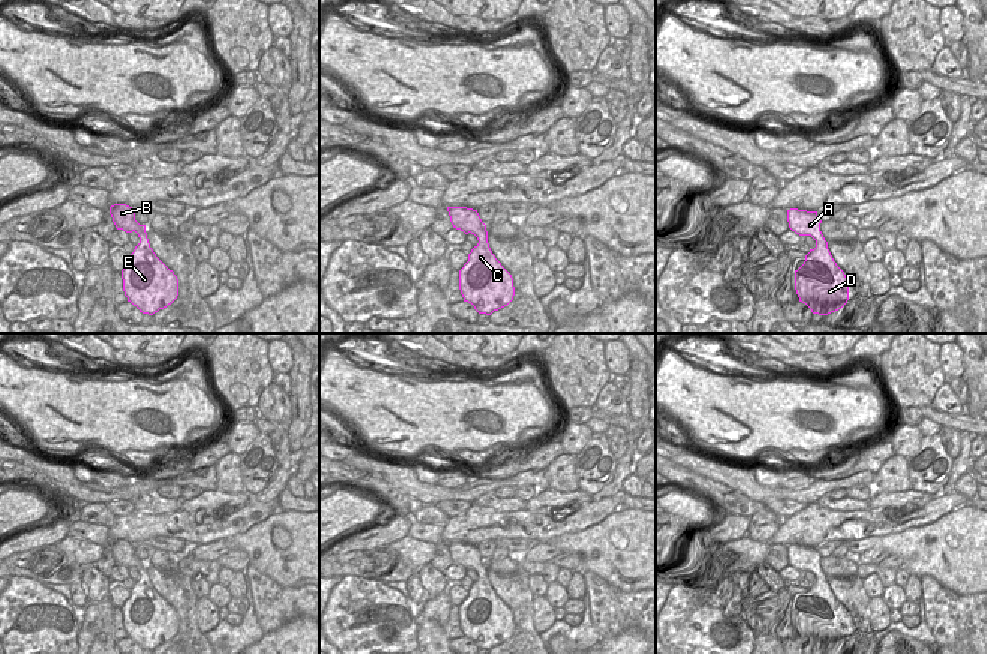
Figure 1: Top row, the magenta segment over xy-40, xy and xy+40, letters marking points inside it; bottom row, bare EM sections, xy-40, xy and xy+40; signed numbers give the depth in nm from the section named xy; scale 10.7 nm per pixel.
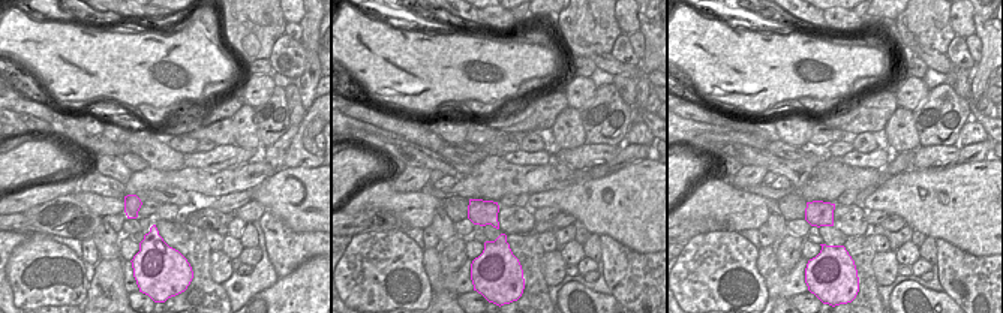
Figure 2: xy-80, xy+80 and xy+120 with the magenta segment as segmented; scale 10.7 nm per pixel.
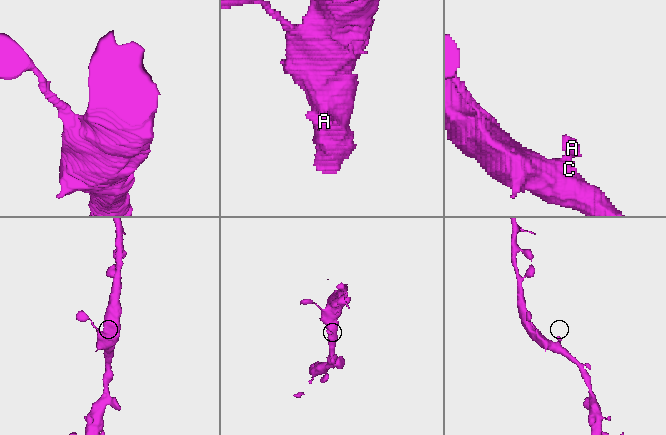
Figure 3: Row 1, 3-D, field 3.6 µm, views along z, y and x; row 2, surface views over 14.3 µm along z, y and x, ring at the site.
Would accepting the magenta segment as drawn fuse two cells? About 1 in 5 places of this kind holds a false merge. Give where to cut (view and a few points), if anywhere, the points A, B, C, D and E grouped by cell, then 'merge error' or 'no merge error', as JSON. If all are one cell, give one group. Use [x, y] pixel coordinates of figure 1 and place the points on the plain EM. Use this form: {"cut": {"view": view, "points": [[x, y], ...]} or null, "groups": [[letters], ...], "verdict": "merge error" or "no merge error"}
{"cut": null, "groups": [["A", "B", "C", "D", "E"]], "verdict": "no merge error"}

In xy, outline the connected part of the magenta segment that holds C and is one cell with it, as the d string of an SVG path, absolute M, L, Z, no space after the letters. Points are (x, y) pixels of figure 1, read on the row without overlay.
M447 543L447 548L453 564L465 570L471 568L478 576L459 606L459 626L464 638L471 639L478 650L490 651L513 636L513 614L492 590L486 561L477 546Z

